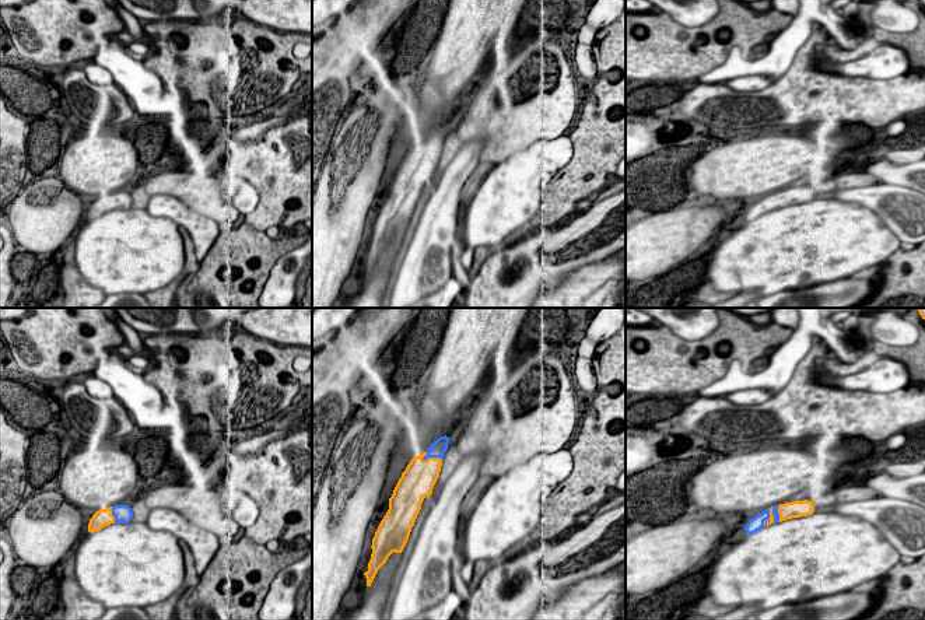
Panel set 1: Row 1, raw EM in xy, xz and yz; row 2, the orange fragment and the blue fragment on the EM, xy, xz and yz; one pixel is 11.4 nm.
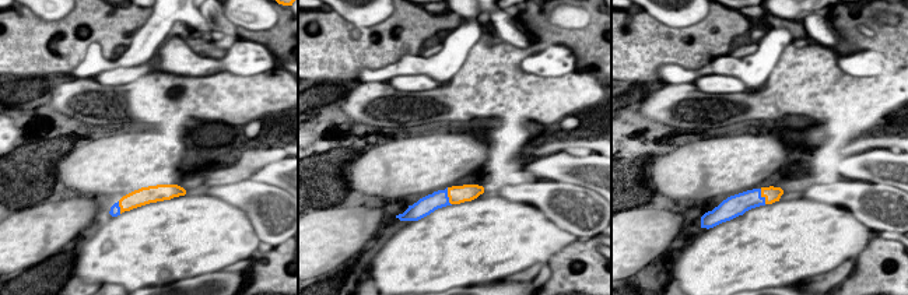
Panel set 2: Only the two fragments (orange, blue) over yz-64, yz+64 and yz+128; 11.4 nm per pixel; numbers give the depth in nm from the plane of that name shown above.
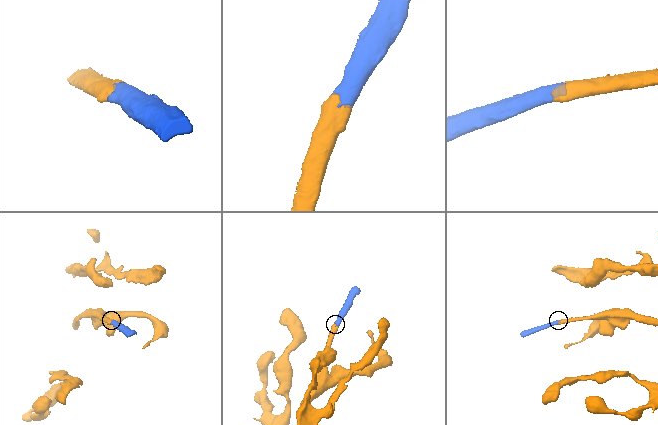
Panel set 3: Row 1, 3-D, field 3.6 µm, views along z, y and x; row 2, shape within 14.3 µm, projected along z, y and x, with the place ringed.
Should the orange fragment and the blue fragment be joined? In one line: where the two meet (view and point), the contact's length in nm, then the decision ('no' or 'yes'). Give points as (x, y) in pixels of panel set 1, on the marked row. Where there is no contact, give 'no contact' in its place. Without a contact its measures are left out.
contact xz (431, 458); length 240 nm; yes

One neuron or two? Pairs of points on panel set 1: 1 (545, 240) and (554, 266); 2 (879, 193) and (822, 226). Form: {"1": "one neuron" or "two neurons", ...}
{"1": "one neuron", "2": "two neurons"}

